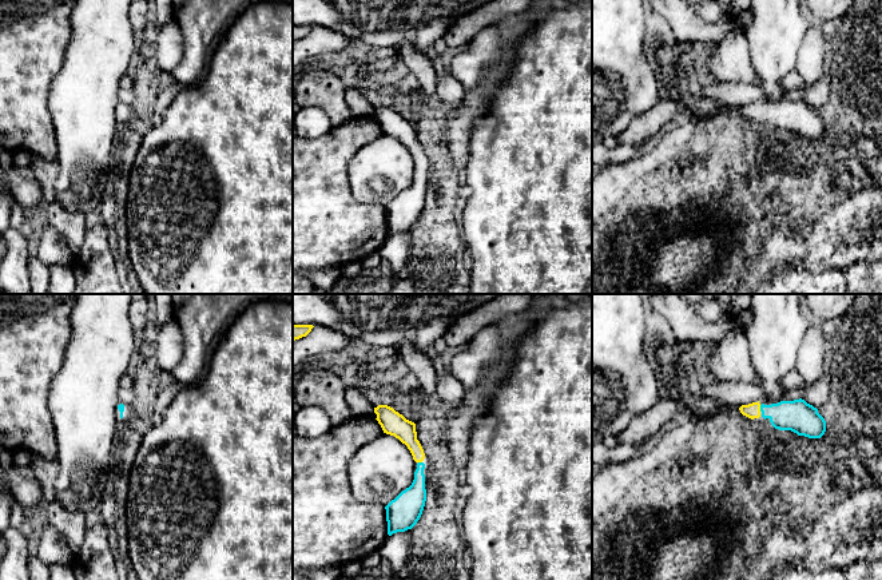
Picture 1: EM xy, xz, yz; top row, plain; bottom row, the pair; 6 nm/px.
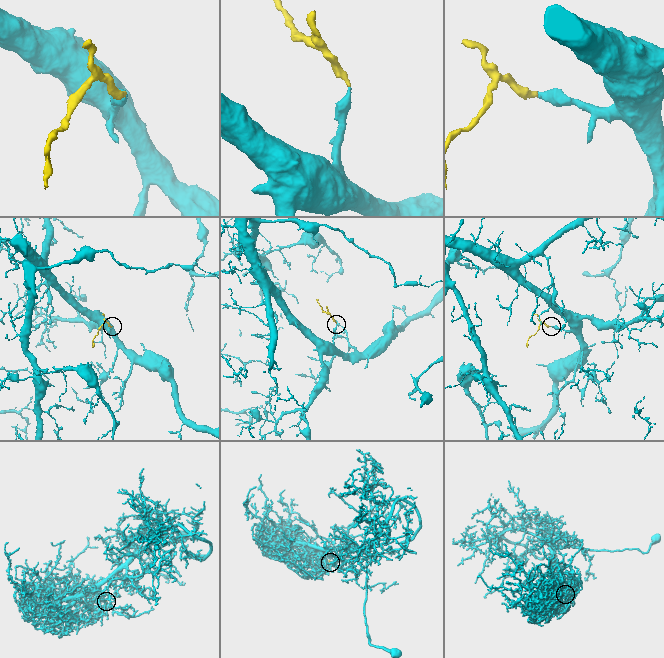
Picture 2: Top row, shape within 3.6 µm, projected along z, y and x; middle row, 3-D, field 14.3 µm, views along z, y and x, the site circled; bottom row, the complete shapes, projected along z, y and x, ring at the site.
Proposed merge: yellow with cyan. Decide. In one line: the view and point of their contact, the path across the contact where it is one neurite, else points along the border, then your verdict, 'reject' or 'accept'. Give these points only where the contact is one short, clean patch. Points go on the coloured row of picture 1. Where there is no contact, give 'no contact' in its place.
meets yellow in yz at (759, 408); runs through yz (753, 410), (759, 408), (782, 416), (798, 416); accept

